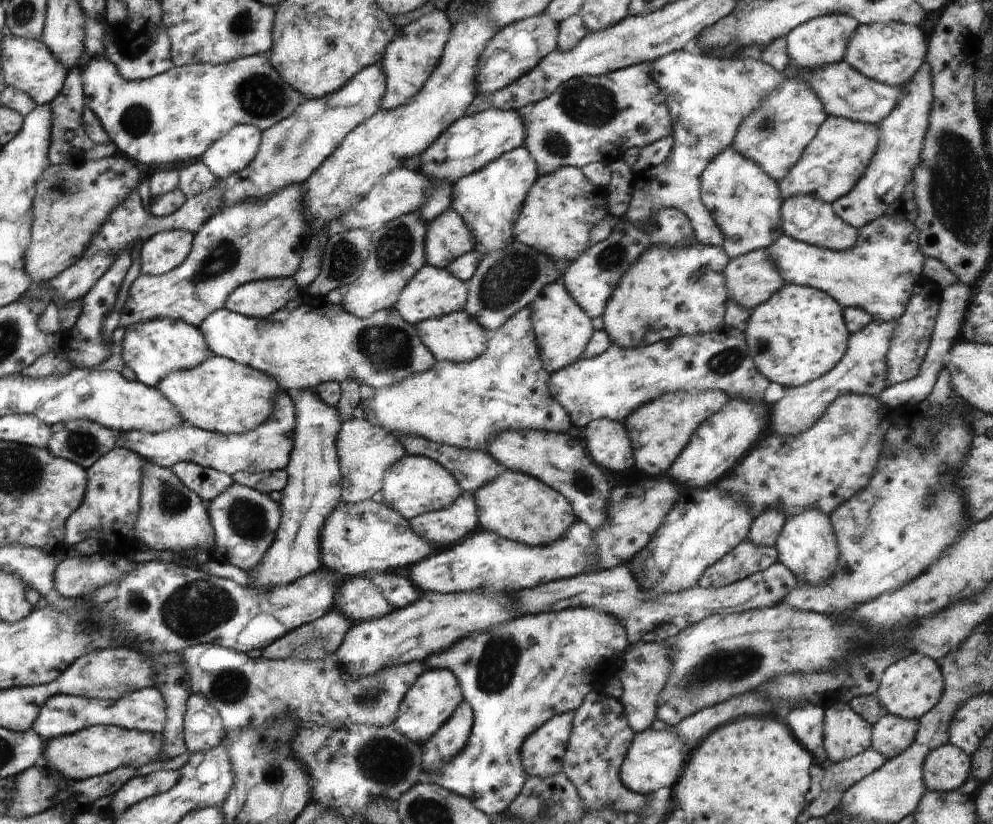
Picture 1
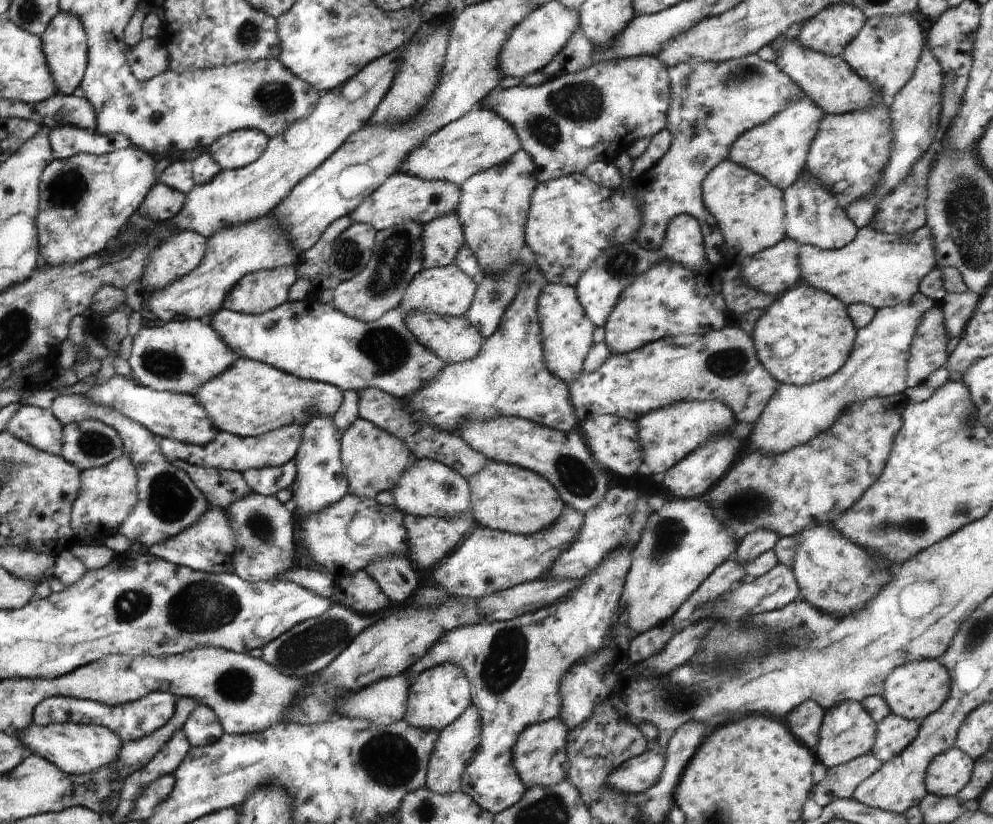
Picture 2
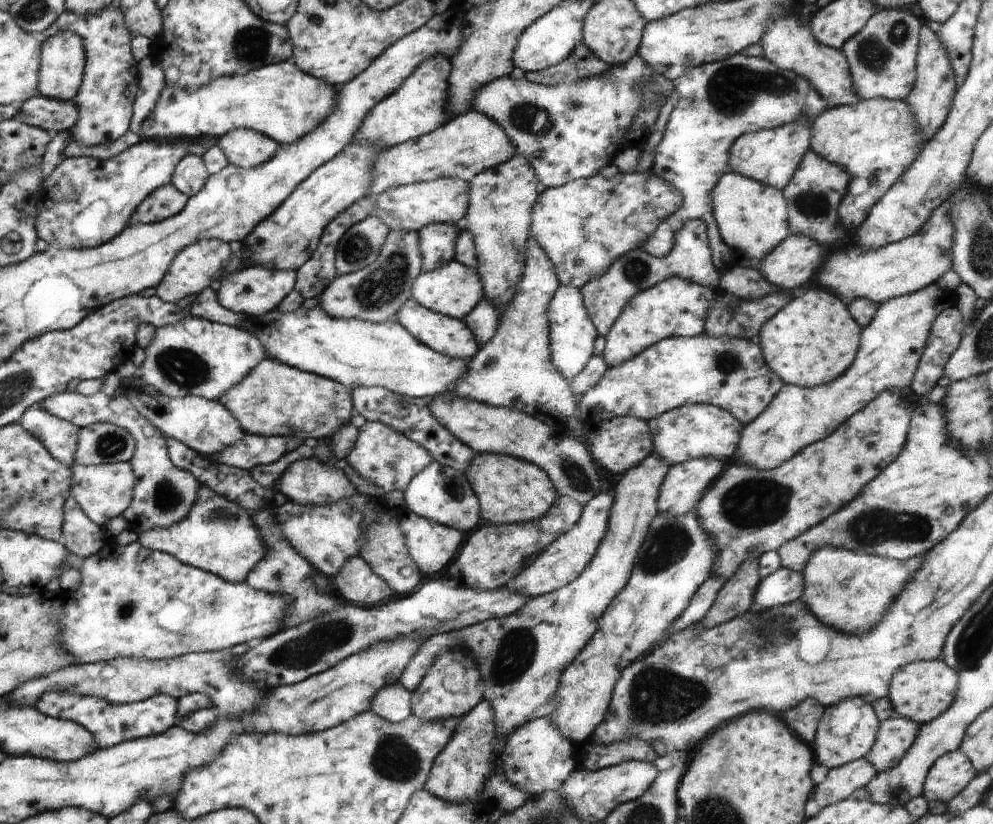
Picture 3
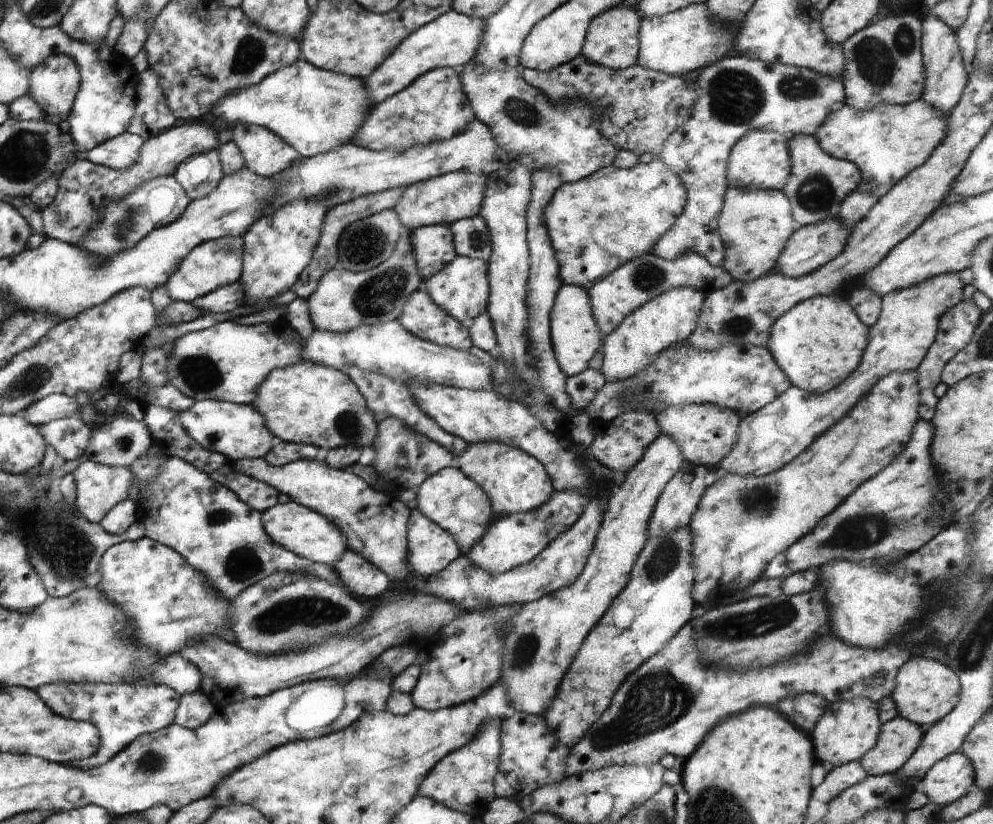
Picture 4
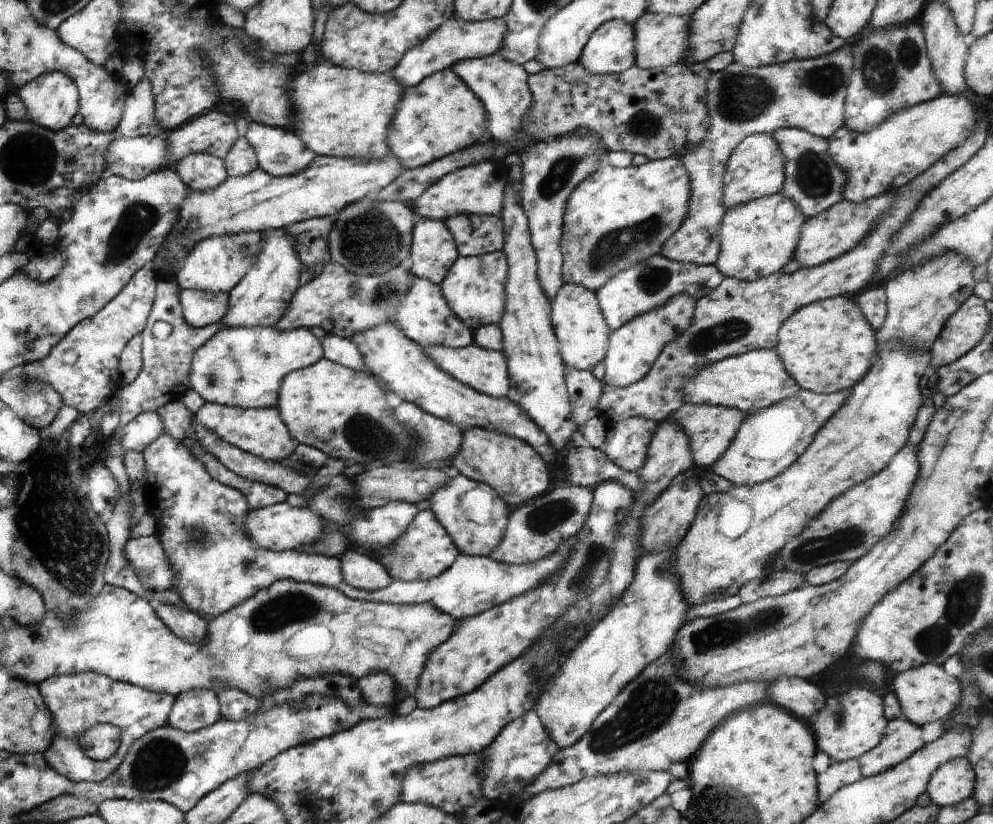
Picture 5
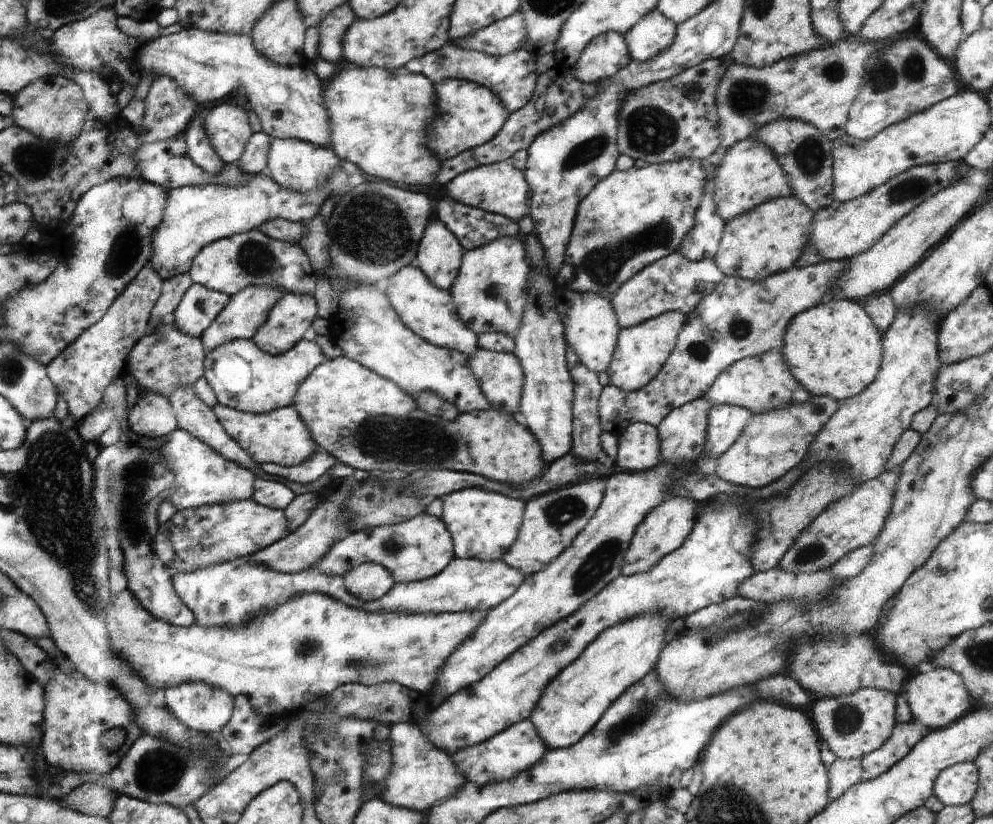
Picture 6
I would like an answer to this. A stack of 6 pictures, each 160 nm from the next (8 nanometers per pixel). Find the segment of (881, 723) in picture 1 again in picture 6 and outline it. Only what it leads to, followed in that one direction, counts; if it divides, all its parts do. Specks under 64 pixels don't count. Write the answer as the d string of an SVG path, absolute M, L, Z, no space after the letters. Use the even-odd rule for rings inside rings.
M897 722L890 738L880 748L861 758L862 780L878 778L892 768L923 739L925 732L924 728L913 722Z

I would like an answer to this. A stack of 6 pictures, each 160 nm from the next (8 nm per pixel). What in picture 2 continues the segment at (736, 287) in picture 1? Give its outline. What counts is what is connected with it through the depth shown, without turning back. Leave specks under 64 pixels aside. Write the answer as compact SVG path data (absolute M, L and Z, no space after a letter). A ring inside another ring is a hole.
M786 236L774 246L741 262L745 283L769 295L779 296L802 282L799 251L801 244Z

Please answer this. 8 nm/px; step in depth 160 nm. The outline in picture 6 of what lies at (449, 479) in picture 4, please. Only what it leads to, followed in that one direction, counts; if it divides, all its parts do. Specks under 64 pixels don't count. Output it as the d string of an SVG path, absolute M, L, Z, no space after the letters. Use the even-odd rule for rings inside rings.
M465 488L442 497L441 519L449 530L453 553L459 559L500 561L514 544L521 524L525 502L481 488Z

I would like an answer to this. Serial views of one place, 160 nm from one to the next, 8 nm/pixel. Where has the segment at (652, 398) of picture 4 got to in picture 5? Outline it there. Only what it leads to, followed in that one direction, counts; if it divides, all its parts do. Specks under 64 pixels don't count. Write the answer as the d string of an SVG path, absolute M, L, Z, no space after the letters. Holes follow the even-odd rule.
M774 349L748 350L743 354L720 360L711 366L700 367L694 377L696 379L689 379L685 385L696 381L697 394L694 394L692 400L696 405L724 406L740 410L747 415L769 408L780 400L798 396L801 390L784 369Z

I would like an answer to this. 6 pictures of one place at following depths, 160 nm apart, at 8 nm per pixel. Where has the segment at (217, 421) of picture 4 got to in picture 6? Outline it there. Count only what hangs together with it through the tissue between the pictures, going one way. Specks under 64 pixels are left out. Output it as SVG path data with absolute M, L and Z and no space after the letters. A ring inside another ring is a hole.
M220 403L213 406L213 410L220 424L226 429L228 437L234 438L252 457L253 462L263 467L272 464L285 467L296 466L306 462L317 450L320 450L320 446L311 437L311 432L292 405L258 414L225 407Z

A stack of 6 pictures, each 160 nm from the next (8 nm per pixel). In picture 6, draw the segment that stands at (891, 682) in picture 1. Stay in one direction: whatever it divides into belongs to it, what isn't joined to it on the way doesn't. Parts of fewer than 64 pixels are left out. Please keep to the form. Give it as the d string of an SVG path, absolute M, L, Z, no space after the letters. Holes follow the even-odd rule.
M928 666L913 671L906 682L904 695L909 702L914 721L920 722L925 731L947 727L971 711L972 698L964 686L962 677L956 674L956 671L940 666Z

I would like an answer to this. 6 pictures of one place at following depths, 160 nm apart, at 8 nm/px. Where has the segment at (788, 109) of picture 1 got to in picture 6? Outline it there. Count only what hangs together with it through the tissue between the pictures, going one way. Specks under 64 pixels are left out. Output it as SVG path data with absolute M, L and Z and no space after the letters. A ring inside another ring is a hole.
M753 136L728 147L713 172L713 201L725 222L750 212L766 201L792 194L788 176L778 164L775 154Z

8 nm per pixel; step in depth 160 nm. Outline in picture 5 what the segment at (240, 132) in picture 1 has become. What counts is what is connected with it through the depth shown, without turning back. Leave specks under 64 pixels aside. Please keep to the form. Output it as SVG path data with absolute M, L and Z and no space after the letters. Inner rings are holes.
M251 120L248 123L244 138L252 146L260 170L274 177L291 176L308 168L314 160L314 152L310 152L291 130Z

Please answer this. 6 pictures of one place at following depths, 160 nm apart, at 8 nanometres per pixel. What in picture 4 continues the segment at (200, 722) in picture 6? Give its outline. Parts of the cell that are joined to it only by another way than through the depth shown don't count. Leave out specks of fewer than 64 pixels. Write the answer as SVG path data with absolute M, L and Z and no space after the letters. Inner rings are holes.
M201 690L182 695L182 702L175 714L175 723L187 729L197 729L214 717L217 708Z

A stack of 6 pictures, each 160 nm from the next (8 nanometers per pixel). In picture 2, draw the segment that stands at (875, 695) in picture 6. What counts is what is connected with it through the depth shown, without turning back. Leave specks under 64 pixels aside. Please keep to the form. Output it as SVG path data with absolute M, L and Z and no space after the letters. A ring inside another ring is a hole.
M844 701L834 708L828 708L825 710L819 741L814 752L816 761L829 769L870 753L874 746L876 731L877 722L866 712L861 701Z

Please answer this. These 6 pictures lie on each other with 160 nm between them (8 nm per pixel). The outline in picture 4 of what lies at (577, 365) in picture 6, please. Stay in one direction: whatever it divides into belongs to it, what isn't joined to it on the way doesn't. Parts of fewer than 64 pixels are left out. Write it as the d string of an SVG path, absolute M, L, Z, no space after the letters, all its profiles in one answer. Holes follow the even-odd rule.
M590 368L577 375L567 377L565 387L570 397L570 406L576 410L584 410L606 383L601 371Z

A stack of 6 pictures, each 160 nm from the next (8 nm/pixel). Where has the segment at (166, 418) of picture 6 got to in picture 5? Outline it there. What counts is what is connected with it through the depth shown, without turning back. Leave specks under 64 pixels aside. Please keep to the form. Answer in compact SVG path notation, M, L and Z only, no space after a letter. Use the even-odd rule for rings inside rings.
M156 411L142 412L134 420L124 426L120 432L120 449L122 454L127 451L142 453L164 433L164 426Z

